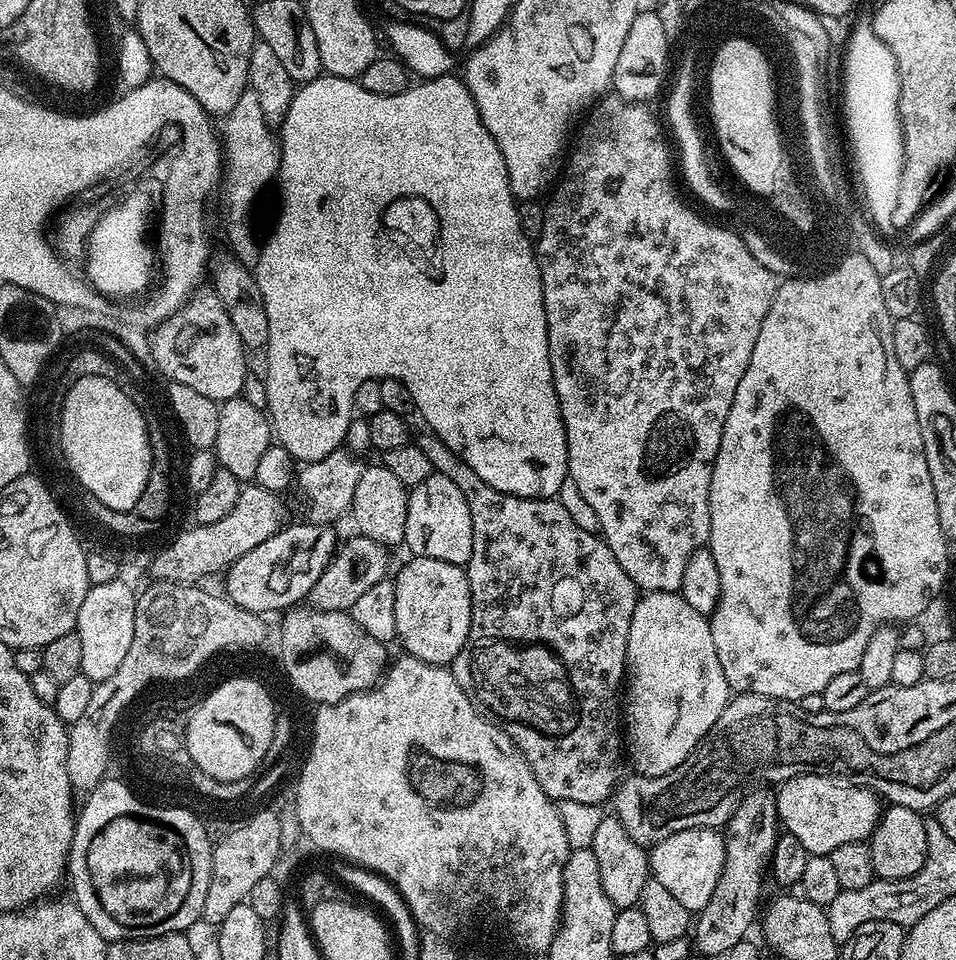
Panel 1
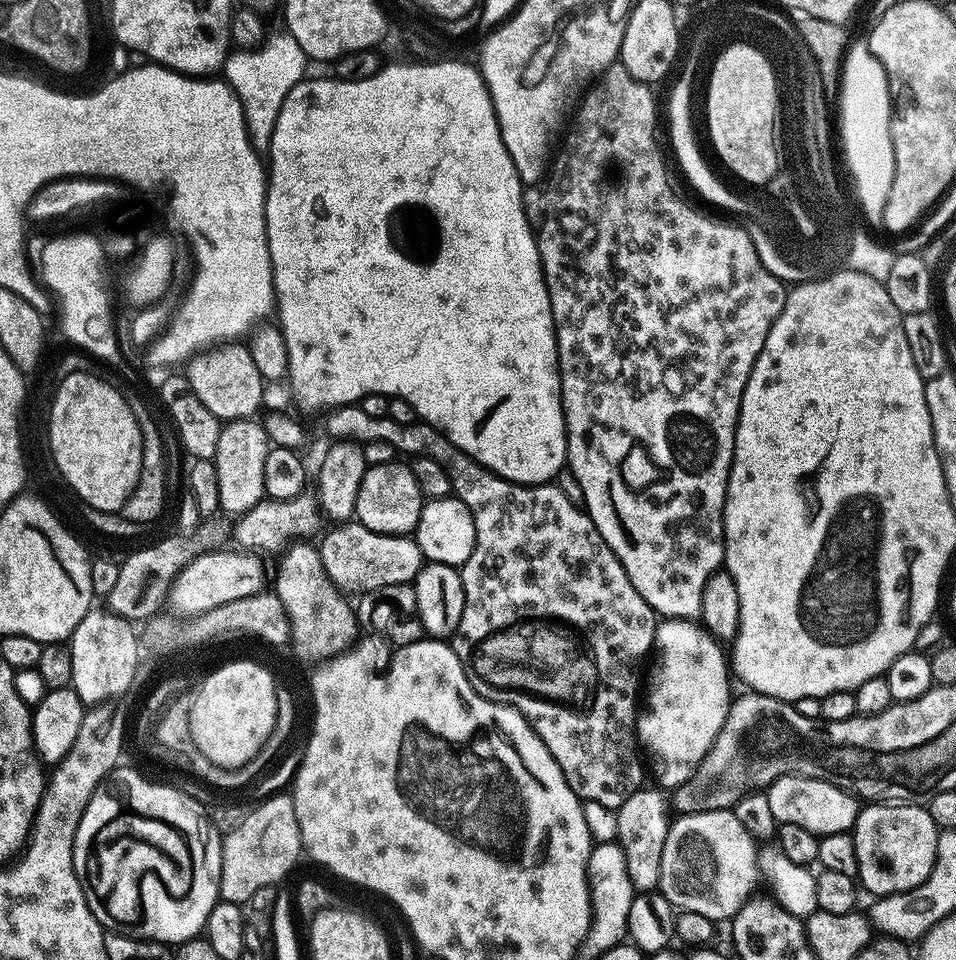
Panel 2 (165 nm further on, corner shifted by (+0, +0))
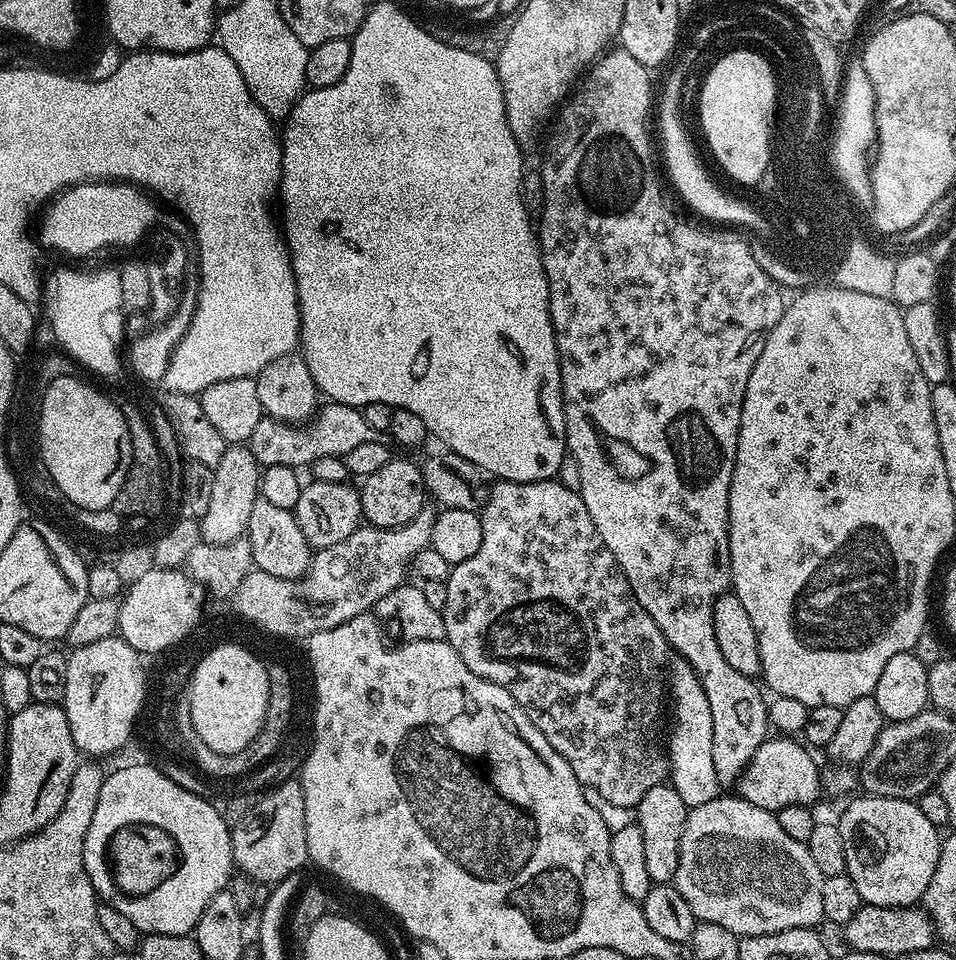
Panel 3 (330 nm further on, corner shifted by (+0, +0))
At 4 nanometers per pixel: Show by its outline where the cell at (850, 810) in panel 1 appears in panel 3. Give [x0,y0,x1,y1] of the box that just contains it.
[738,738,822,812]

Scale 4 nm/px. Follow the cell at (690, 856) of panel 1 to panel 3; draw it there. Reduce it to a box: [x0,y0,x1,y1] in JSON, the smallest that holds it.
[674,796,825,938]

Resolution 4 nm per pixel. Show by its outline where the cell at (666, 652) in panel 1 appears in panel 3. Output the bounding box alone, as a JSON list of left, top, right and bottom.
[666,658,722,809]

